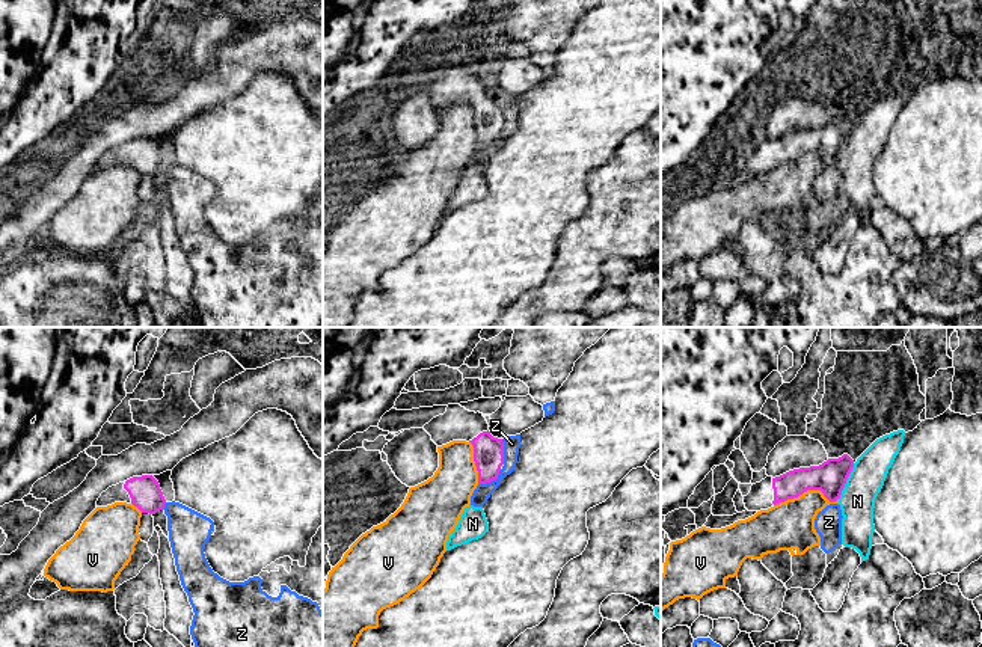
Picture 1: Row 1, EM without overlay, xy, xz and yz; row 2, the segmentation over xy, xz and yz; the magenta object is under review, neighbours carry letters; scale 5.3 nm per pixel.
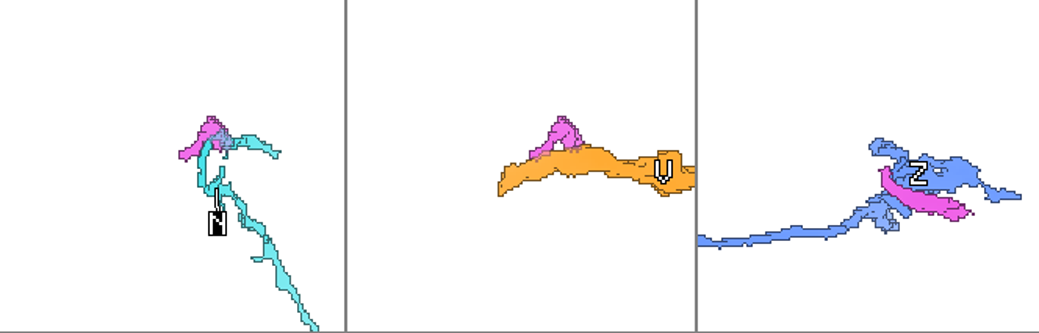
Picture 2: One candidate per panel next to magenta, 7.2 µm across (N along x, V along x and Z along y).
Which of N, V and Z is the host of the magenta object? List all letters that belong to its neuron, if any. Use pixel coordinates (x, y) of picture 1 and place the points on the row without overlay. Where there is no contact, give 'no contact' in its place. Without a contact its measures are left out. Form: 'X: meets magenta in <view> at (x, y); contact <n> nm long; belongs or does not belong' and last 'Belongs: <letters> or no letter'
N: meets magenta in yz at (845, 144); contact 220 nm long; does not belong
V: meets magenta in yz at (806, 153); contact 340 nm long; does not belong
Z: meets magenta in xz at (490, 142); contact 150 nm long; does not belong
Belongs: no letter

